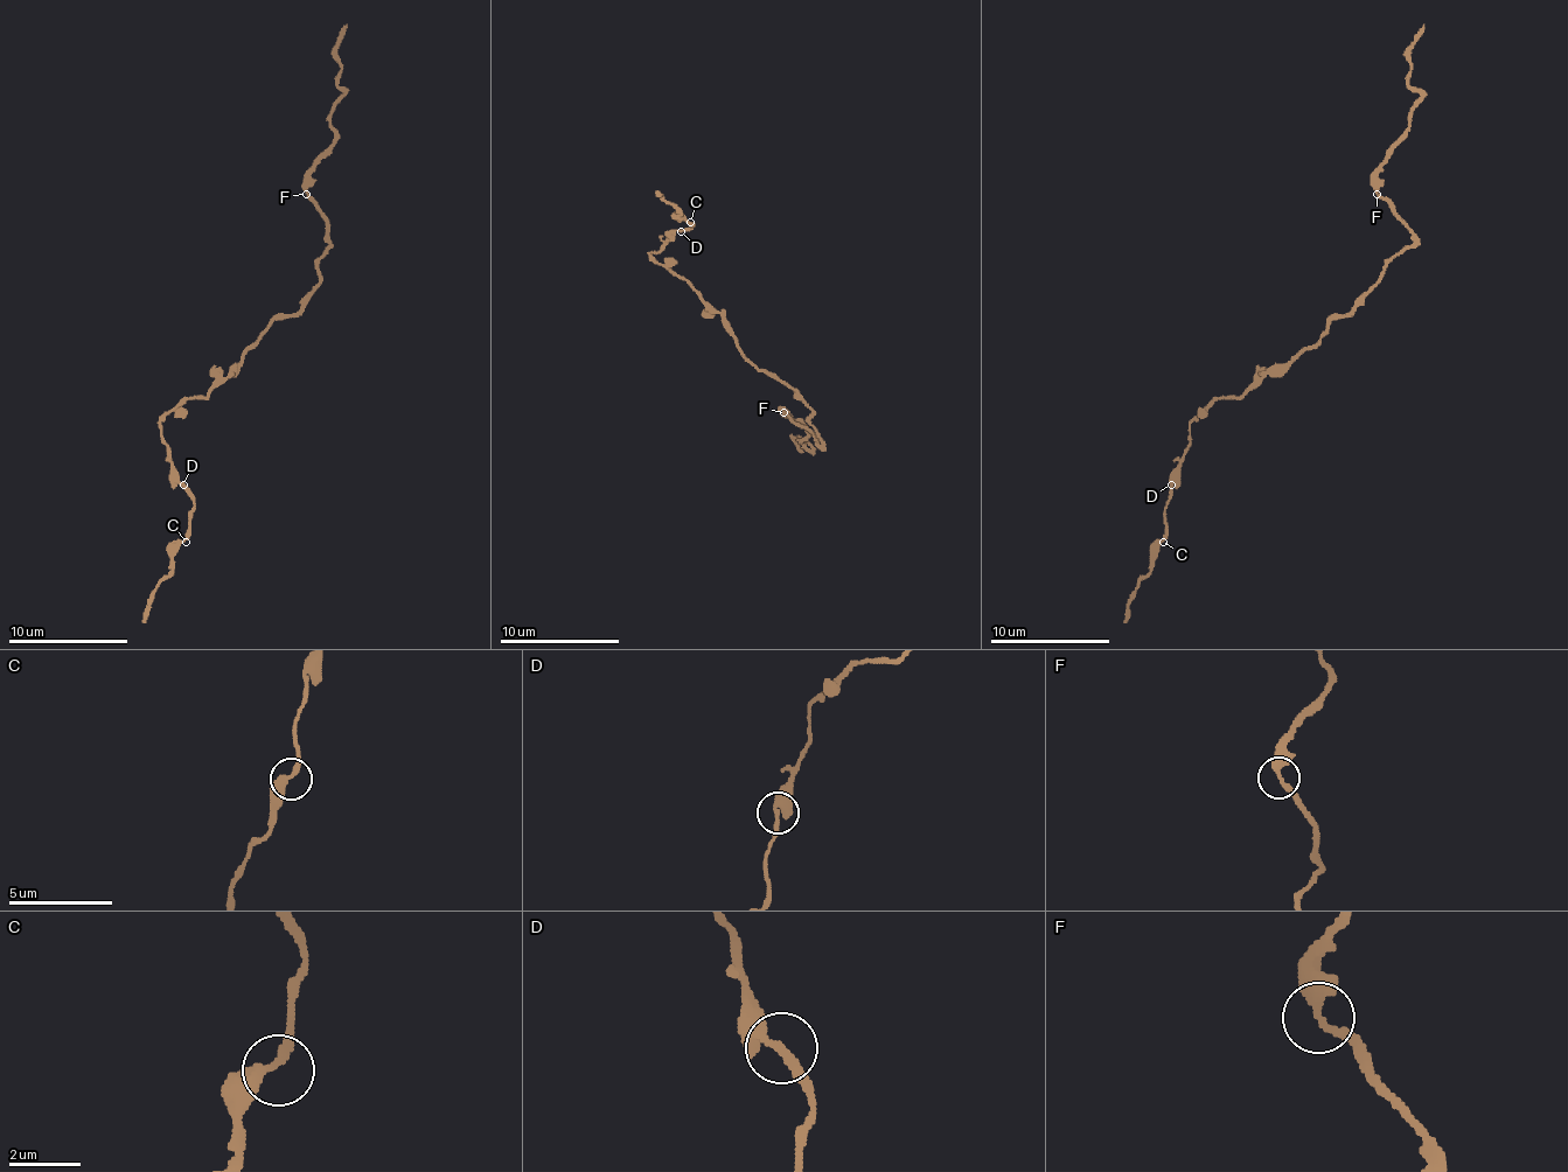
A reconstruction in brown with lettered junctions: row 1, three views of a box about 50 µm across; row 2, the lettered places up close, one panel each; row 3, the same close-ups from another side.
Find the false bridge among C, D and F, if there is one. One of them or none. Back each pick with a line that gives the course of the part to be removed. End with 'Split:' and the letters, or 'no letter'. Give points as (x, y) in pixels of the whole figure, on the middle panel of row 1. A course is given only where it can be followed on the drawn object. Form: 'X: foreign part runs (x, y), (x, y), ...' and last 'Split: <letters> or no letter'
Split: no letter

